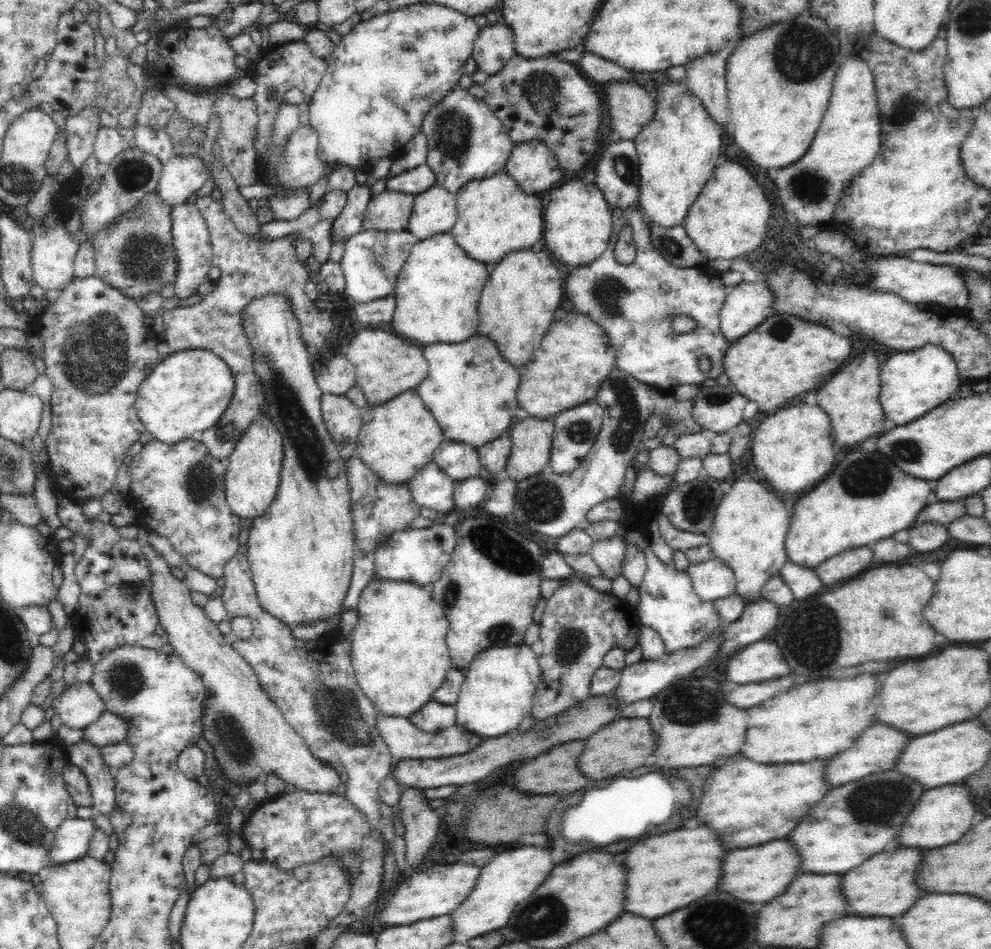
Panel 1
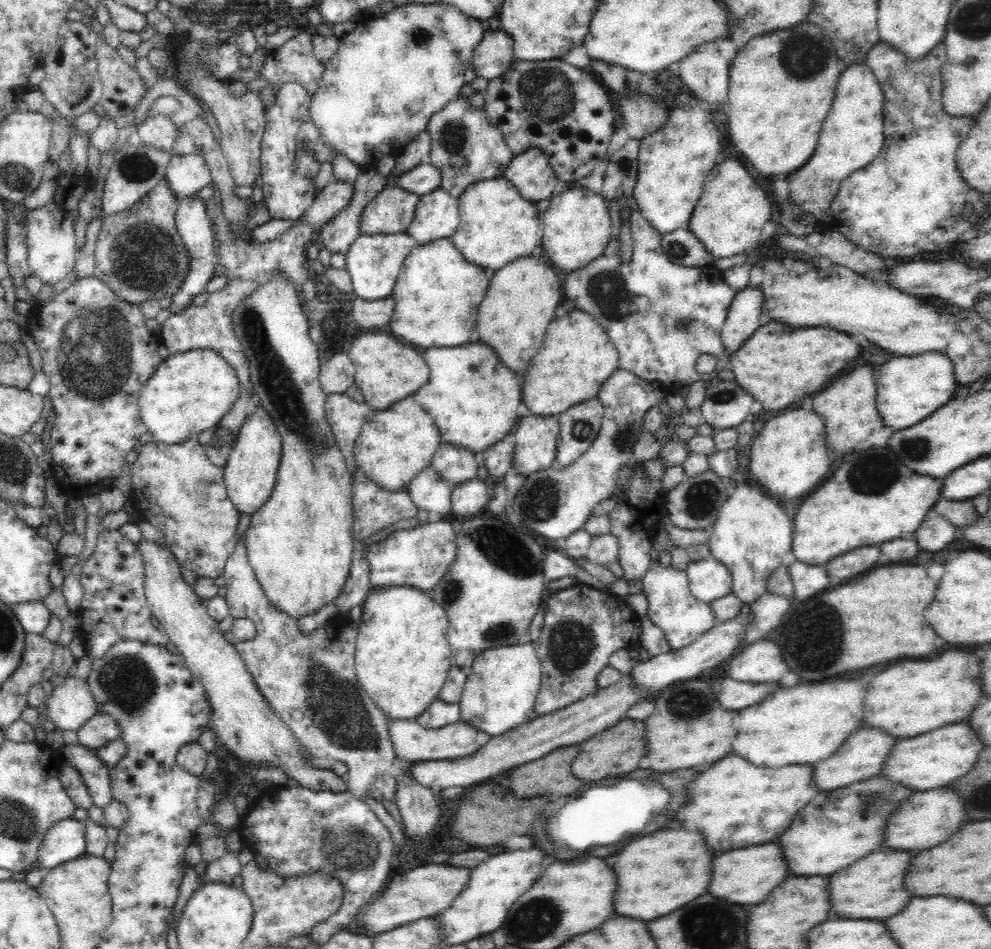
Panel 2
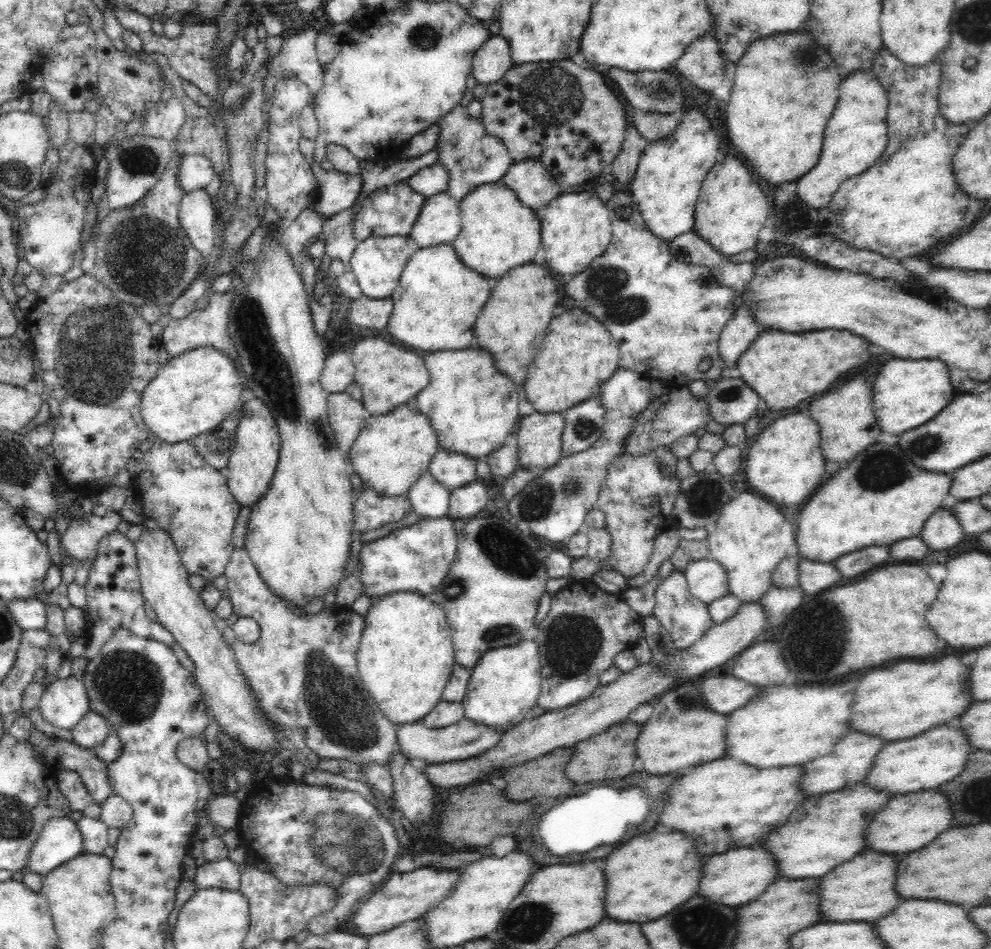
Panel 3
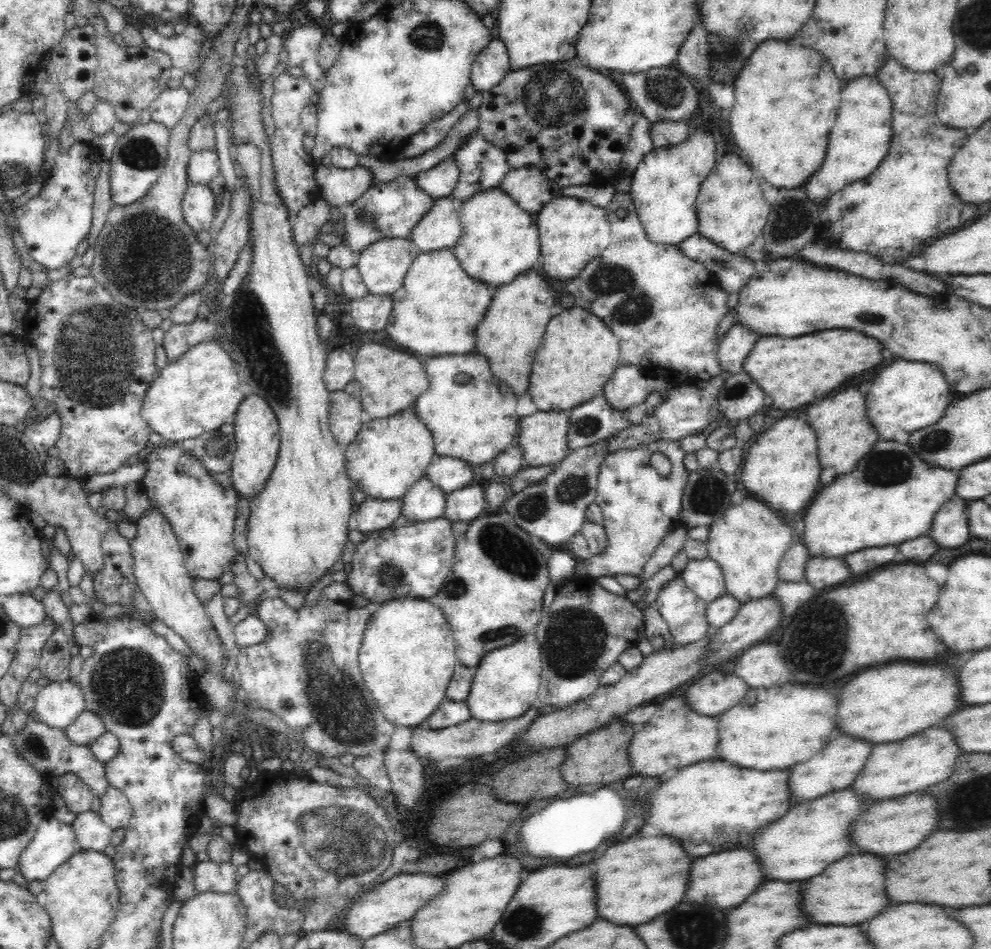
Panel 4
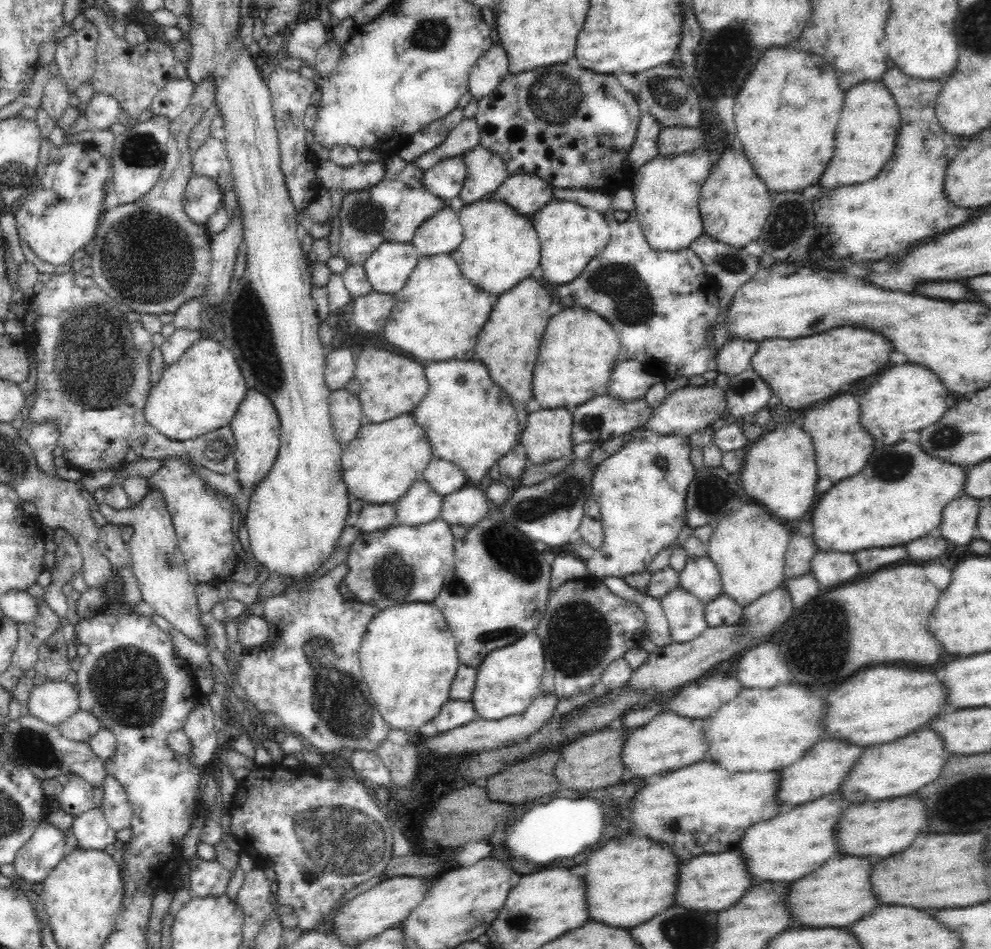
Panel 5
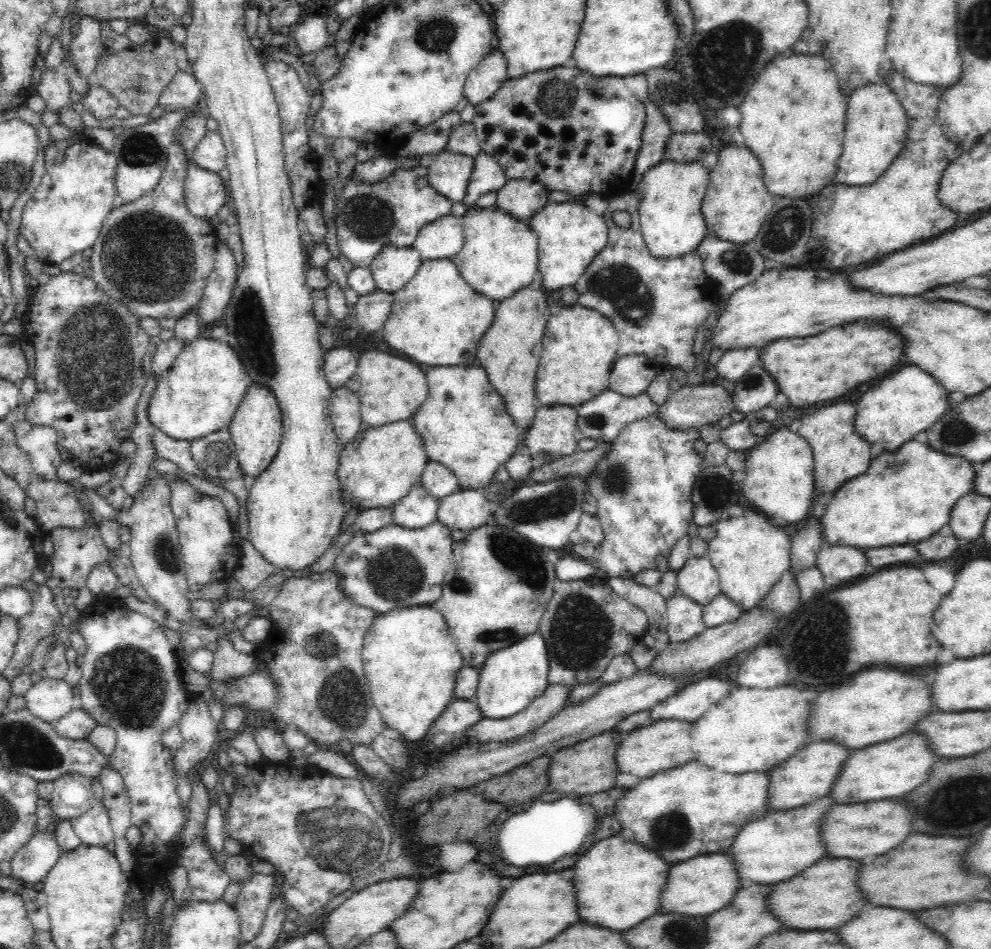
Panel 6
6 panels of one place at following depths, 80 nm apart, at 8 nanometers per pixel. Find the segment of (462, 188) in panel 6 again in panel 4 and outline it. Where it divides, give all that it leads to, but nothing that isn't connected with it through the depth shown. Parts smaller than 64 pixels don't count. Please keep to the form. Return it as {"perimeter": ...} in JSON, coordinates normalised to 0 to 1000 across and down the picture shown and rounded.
{"perimeter":[[[450,168],[443,171],[438,177],[426,179],[418,189],[420,195],[437,210],[454,208],[454,202],[458,200],[458,194],[462,190],[462,174],[456,168]]]}

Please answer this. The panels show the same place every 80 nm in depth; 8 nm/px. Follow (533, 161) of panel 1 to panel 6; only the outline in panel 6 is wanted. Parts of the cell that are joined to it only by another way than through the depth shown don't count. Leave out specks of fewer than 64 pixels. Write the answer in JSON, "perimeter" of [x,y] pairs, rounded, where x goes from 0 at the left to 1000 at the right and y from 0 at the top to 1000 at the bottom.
{"perimeter":[[[513,188],[511,194],[501,200],[499,217],[523,232],[534,233],[555,210],[555,201],[541,190]]]}

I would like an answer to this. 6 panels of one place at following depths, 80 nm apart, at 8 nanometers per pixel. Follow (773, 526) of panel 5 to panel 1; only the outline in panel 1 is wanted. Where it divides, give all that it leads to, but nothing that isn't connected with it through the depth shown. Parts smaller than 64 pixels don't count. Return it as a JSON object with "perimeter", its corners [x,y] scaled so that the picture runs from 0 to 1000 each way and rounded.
{"perimeter":[[[761,501],[749,502],[749,506],[739,508],[724,533],[720,549],[713,562],[719,586],[739,599],[744,625],[753,632],[767,631],[769,619],[785,605],[794,591],[791,567],[798,551],[798,541],[785,522],[773,513]]]}

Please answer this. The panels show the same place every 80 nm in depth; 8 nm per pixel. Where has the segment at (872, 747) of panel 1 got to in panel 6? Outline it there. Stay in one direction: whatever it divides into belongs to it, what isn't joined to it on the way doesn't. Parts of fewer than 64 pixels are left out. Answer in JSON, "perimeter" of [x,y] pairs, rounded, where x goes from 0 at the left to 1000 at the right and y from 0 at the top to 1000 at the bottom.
{"perimeter":[[[831,779],[829,782],[819,782],[813,788],[807,789],[807,792],[803,795],[803,799],[797,799],[795,803],[783,807],[777,813],[774,850],[779,851],[777,855],[792,855],[813,848],[836,838],[840,828],[843,827],[847,813],[851,810],[852,805],[854,805],[854,800],[859,798],[860,792],[862,792],[860,788],[856,788],[846,782],[840,782],[837,779]]]}

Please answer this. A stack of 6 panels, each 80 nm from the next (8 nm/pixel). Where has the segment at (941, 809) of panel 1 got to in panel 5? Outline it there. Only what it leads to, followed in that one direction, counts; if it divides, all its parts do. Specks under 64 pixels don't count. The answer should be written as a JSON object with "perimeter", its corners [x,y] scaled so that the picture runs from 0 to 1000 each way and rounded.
{"perimeter":[[[910,839],[902,843],[874,844],[860,848],[850,858],[846,870],[846,891],[852,900],[862,902],[888,902],[894,904],[920,889],[920,885],[932,877],[934,870],[934,847],[924,839]]]}

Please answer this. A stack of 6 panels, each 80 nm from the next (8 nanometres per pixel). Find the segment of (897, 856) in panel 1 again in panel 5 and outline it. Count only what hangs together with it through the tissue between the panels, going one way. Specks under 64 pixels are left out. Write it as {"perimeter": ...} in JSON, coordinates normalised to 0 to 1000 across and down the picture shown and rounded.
{"perimeter":[[[852,902],[836,906],[823,921],[815,921],[815,925],[807,925],[799,929],[799,938],[795,942],[795,957],[801,961],[799,969],[807,976],[842,976],[850,978],[870,969],[884,955],[886,946],[878,932],[878,915],[880,910],[874,904]]]}

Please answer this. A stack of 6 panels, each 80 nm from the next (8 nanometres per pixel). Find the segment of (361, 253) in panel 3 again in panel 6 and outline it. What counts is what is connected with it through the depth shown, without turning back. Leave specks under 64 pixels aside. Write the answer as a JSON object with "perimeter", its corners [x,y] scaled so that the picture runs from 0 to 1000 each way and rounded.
{"perimeter":[[[387,258],[379,268],[372,283],[379,306],[399,309],[412,299],[426,278],[424,267],[412,259]]]}

